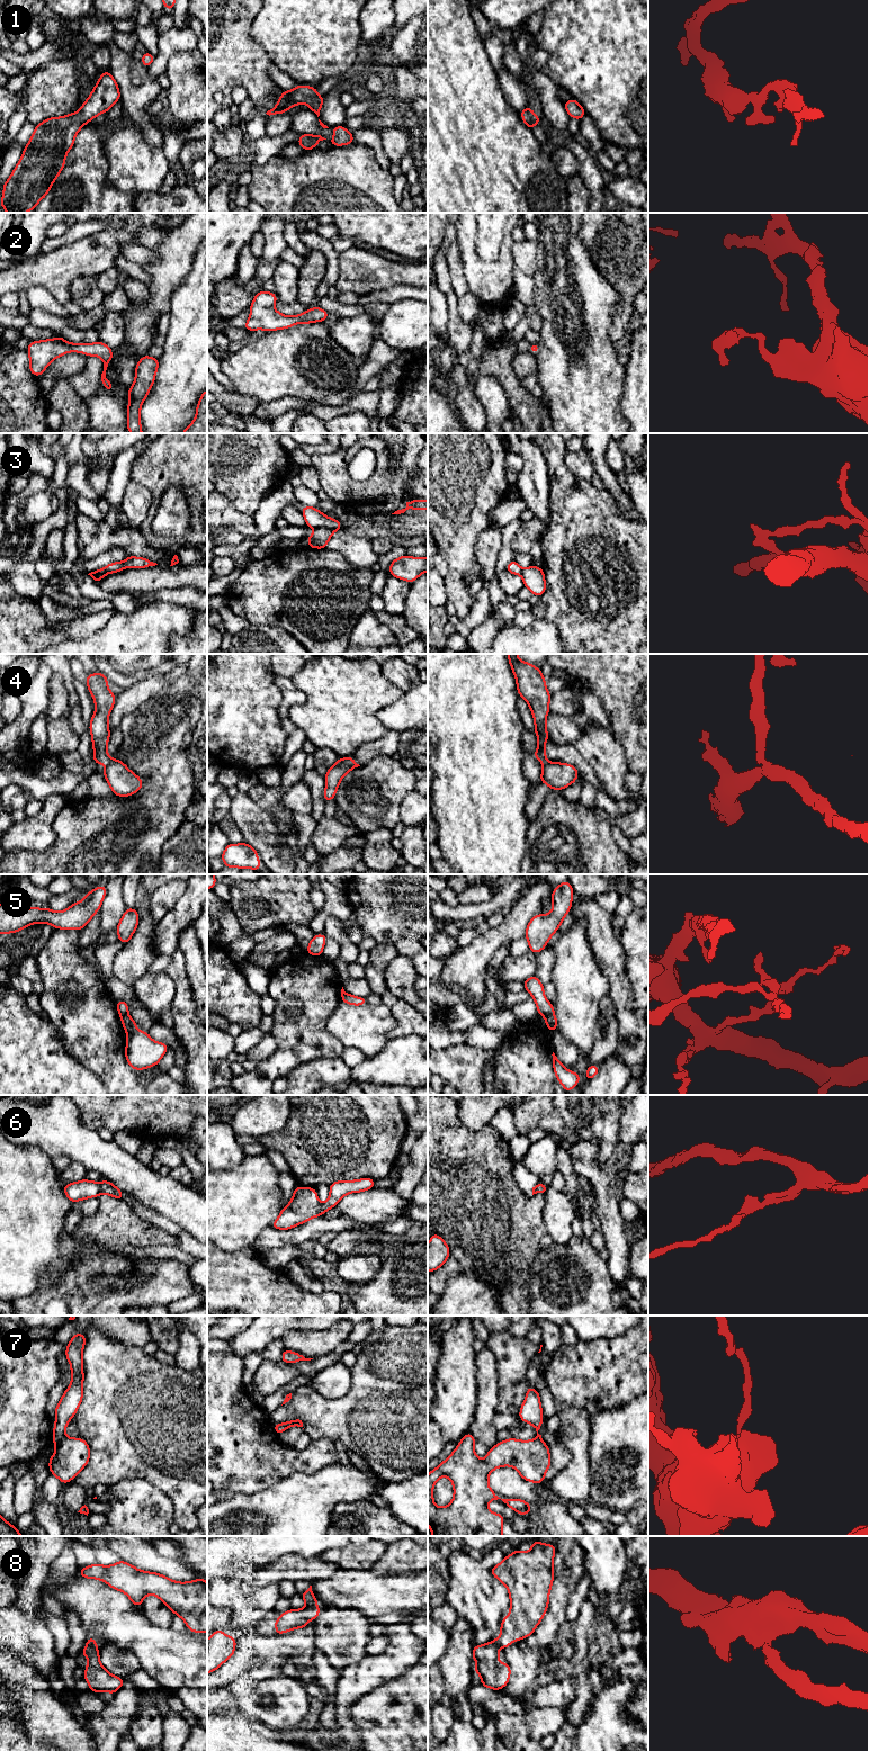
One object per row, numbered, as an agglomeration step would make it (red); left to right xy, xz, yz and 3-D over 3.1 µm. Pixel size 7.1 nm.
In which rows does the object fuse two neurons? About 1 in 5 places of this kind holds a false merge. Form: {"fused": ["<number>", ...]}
{"fused": ["3", "4", "5", "7", "8"]}

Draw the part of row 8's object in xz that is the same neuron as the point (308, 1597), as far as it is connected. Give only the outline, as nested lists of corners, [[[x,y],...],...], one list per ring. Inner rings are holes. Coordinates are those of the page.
[[[310,1586],[310,1588],[303,1592],[301,1595],[302,1599],[306,1602],[307,1606],[315,1606],[317,1605],[317,1600],[314,1597],[313,1590],[312,1590],[312,1586]]]

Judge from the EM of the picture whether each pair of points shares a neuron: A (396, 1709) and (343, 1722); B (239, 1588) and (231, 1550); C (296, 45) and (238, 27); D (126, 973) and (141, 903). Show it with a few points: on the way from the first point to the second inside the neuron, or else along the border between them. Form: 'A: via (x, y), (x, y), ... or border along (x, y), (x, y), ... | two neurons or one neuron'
A: border along (364, 1695), (350, 1707), (350, 1716), (360, 1739) | two neurons
B: border along (218, 1577), (241, 1580) | two neurons
C: border along (258, 11), (251, 25), (251, 36), (267, 53) | two neurons
D: via (137, 955), (144, 933), (144, 921) | one neuron

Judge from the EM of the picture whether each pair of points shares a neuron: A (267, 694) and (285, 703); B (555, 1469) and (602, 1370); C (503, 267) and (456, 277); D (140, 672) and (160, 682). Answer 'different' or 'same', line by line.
A: different
B: different
C: different
D: different

